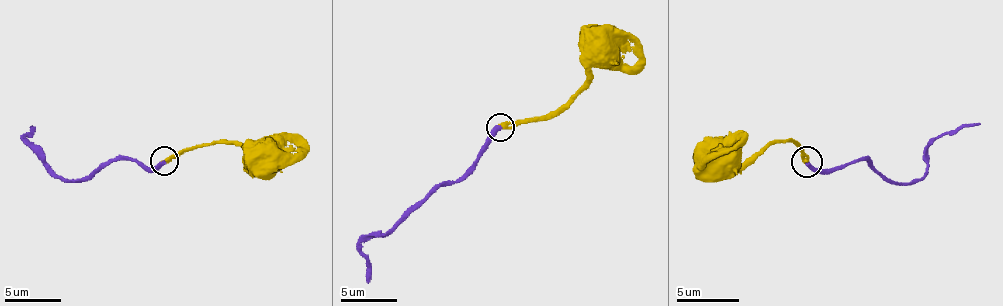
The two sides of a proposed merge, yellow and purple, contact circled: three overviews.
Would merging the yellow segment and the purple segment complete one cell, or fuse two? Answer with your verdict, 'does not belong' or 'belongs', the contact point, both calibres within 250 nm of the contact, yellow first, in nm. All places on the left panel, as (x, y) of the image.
belongs | (164, 161) | 360/360 nm

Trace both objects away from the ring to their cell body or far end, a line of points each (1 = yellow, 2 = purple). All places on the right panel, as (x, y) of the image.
1: (806, 162), (793, 140), (775, 140), (753, 159), (721, 162), (715, 156)
2: (809, 162), (844, 168), (865, 159), (900, 184), (916, 184), (937, 137), (981, 125)

